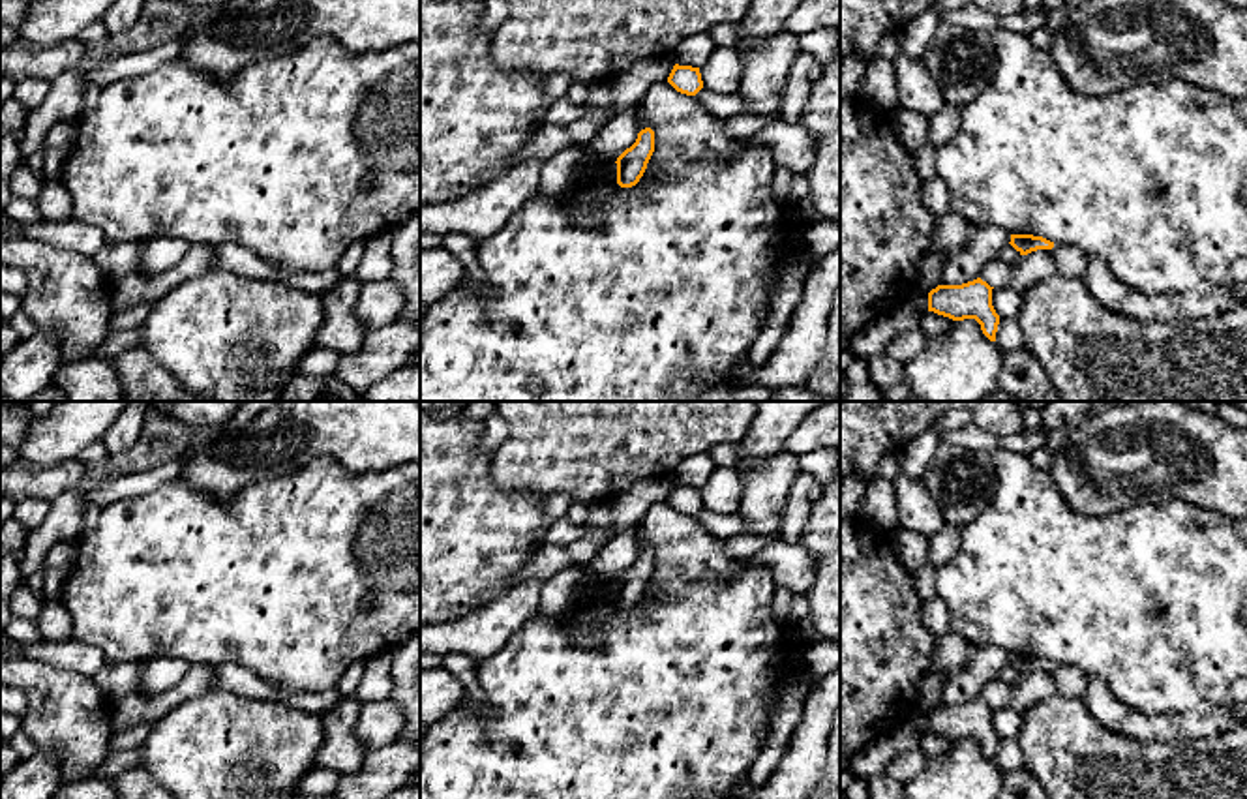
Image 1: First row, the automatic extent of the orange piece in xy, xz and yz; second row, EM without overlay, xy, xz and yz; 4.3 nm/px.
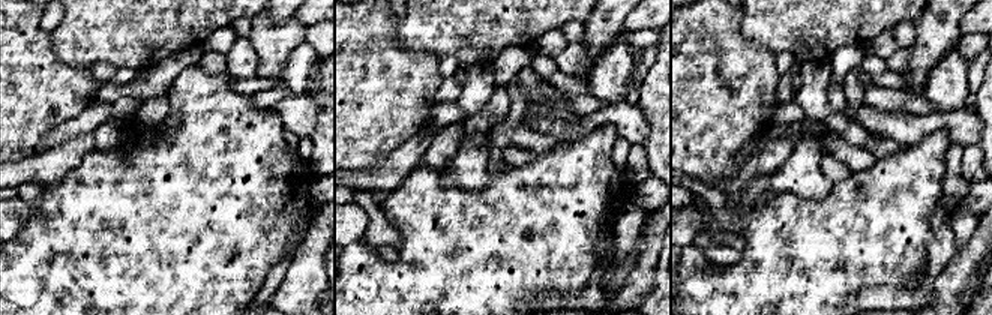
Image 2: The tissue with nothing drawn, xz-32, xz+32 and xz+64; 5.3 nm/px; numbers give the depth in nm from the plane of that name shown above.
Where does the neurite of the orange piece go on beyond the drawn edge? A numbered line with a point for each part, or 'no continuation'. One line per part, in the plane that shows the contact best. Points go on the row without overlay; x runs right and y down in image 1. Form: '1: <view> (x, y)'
1: yz (1069, 681)

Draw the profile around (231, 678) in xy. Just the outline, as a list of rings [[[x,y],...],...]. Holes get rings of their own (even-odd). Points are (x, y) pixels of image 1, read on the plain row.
[[[238,664],[214,666],[216,688],[249,700],[281,701],[276,688]]]

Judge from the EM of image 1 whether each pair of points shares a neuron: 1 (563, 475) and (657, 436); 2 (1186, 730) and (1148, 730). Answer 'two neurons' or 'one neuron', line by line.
1: one neuron
2: one neuron

